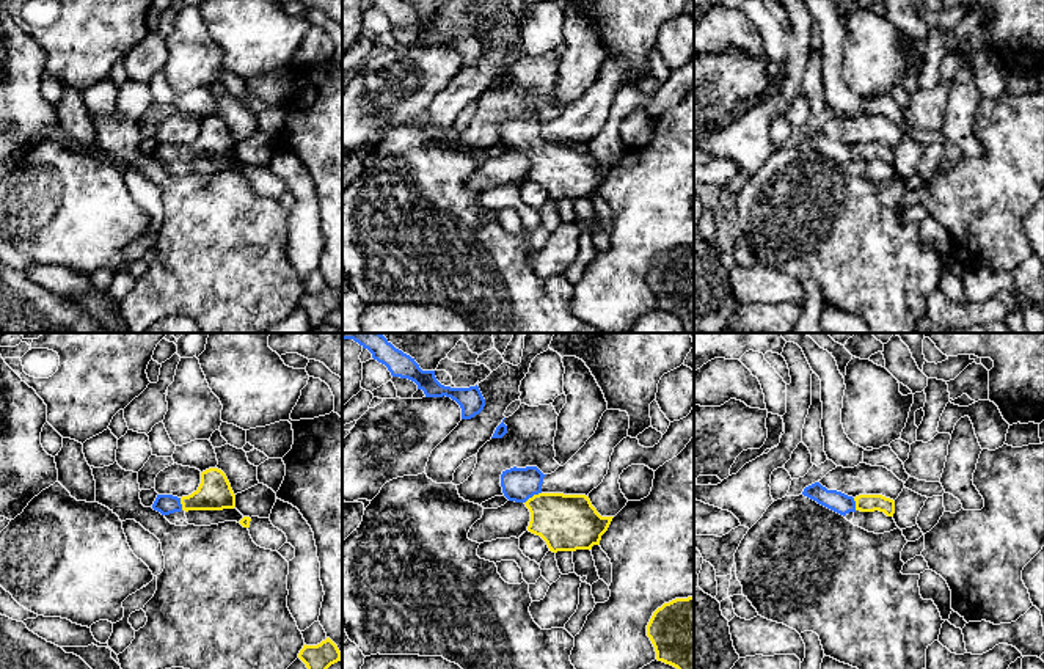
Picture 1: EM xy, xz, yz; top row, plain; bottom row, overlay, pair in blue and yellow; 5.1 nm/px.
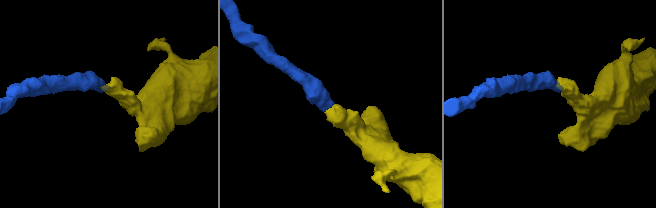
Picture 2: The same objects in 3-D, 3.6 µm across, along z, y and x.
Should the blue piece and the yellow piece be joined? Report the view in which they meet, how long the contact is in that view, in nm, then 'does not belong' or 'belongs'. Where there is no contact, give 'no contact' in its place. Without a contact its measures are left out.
xz | 110 nm | belongs

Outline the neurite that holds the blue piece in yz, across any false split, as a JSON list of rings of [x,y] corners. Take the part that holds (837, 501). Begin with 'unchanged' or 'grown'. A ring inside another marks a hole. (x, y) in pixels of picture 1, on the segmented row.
grown; [[[820,482],[805,487],[802,495],[843,517],[856,510],[879,510],[884,512],[887,517],[893,517],[895,514],[895,501],[882,495],[859,495],[852,498],[837,490],[827,490]]]

